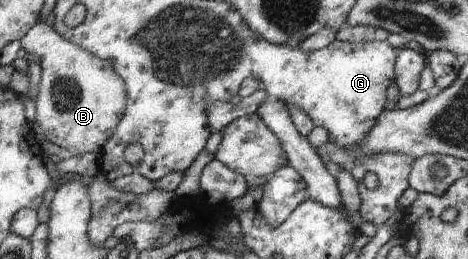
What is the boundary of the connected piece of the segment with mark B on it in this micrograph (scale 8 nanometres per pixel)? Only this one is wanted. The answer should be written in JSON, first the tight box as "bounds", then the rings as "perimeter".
{"bounds":[22,21,126,156],"perimeter":[[[39,21],[22,39],[22,49],[37,57],[42,67],[42,77],[36,94],[36,122],[40,125],[46,140],[67,150],[70,156],[100,152],[115,132],[126,107],[126,90],[122,80],[112,66],[87,52],[84,48],[69,42],[45,21]]]}

